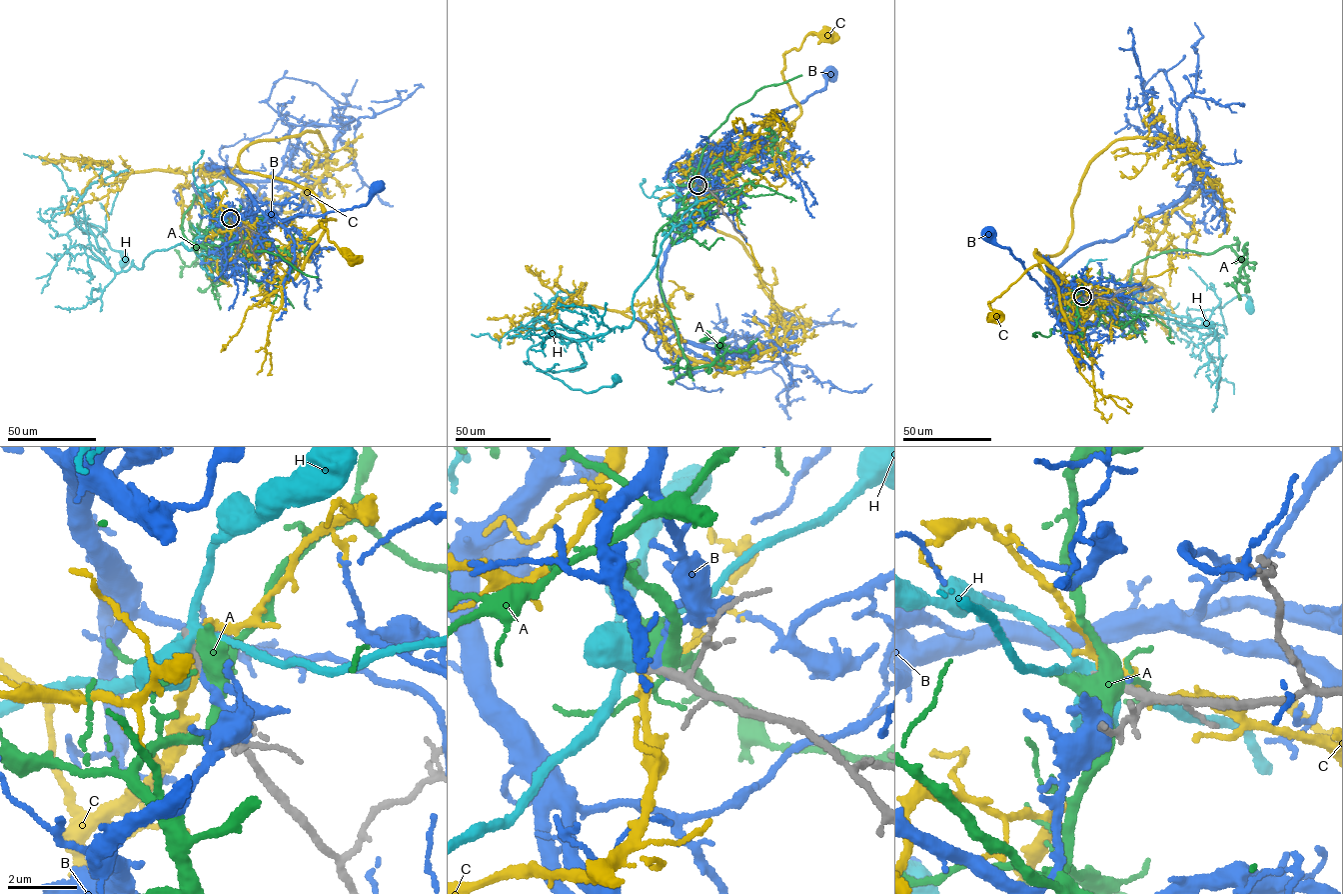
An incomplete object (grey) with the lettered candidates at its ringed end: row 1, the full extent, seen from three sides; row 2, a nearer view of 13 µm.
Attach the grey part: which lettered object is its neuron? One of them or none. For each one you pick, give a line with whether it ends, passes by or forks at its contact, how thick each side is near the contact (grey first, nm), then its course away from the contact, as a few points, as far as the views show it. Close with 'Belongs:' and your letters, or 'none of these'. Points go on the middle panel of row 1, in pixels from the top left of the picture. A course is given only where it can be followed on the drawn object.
Belongs: none of these

